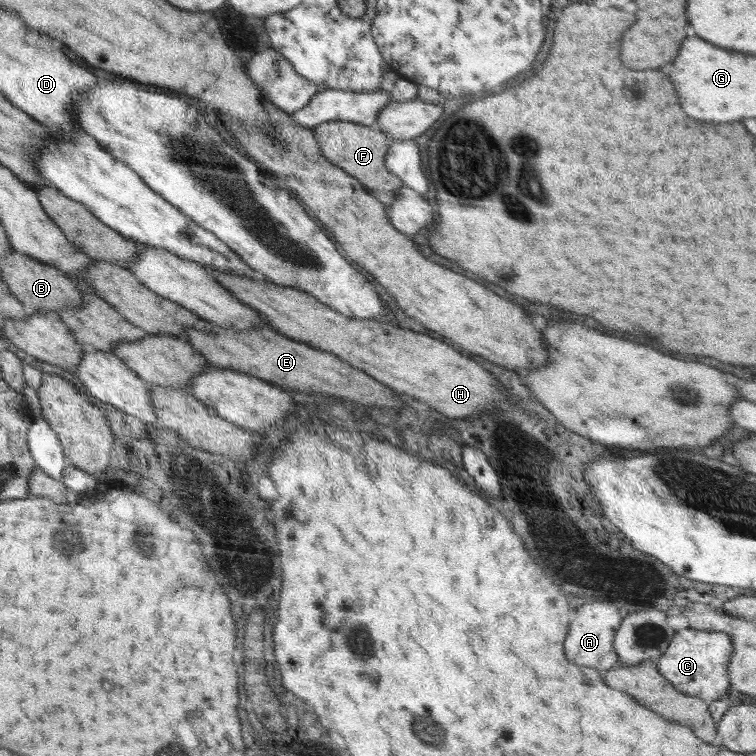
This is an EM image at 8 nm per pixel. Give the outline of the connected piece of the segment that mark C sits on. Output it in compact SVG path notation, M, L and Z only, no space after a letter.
M688 627L675 631L666 652L657 660L657 669L676 690L710 702L726 698L729 692L731 685L728 680L728 661L732 658L732 653L734 646L725 632Z

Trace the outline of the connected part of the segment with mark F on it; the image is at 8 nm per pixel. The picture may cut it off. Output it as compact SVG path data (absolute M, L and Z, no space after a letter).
M345 121L322 123L313 127L312 131L321 153L333 165L340 167L361 182L370 195L380 202L389 206L396 200L396 192L404 186L404 183L384 164L389 145L393 142L390 136L369 126Z

